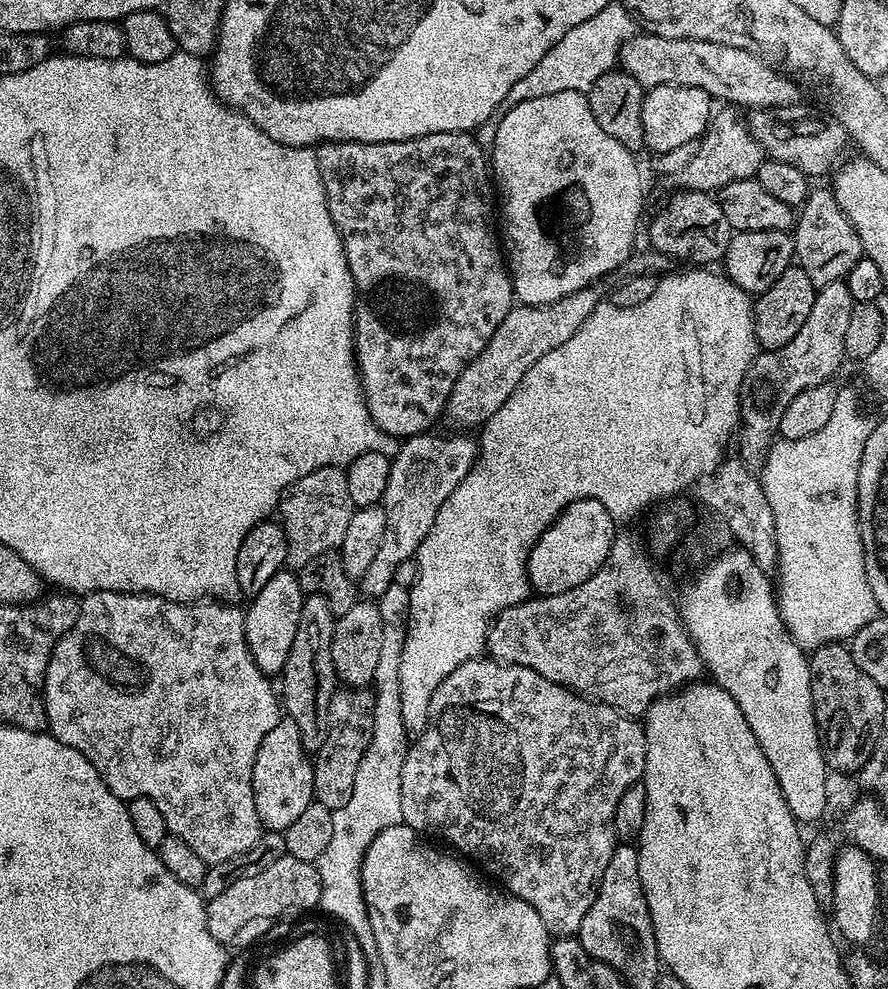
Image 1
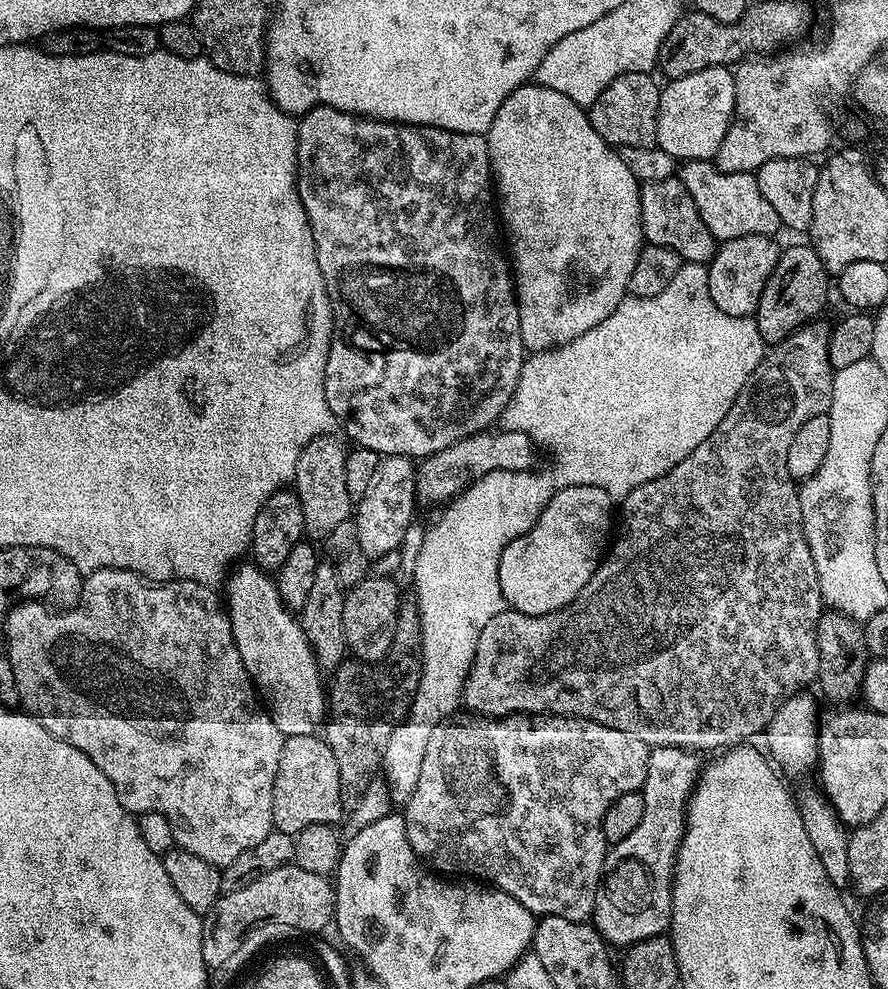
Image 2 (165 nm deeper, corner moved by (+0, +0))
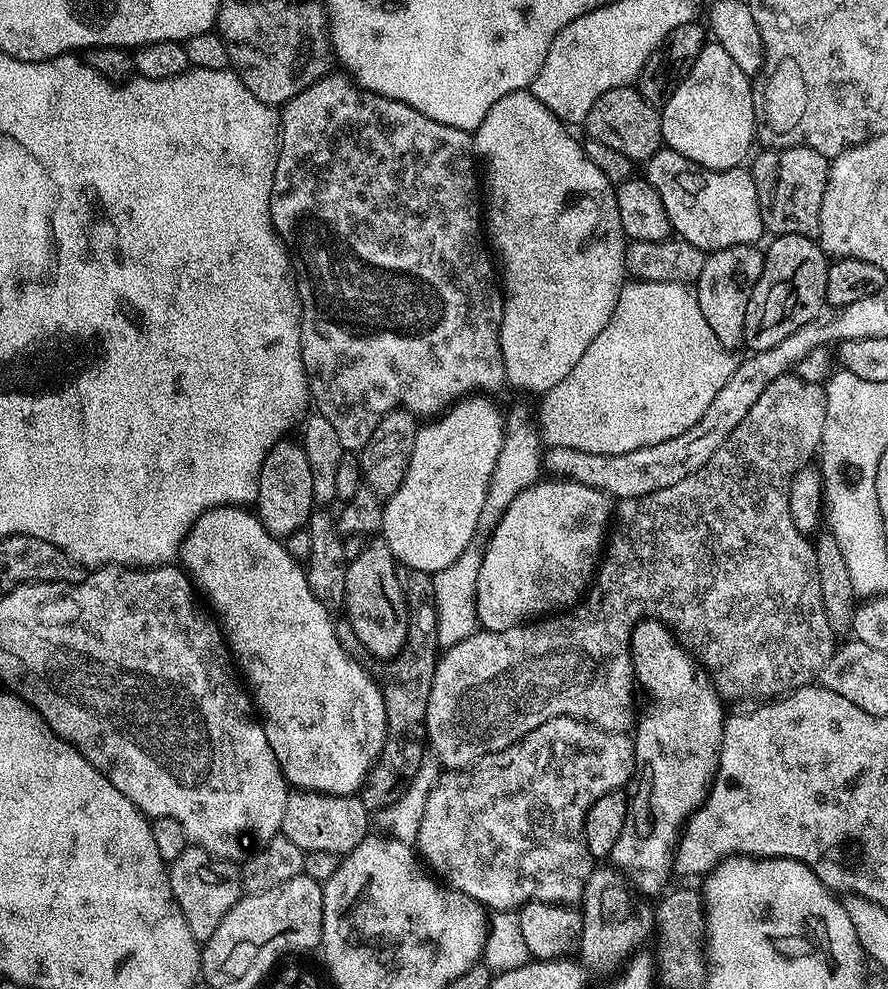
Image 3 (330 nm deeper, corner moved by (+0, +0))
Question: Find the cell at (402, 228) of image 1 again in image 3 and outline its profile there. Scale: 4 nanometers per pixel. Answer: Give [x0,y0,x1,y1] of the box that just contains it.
[270,75,506,450]

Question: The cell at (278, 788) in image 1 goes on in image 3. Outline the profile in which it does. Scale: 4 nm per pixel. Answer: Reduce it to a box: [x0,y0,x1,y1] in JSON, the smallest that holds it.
[279,790,370,854]

